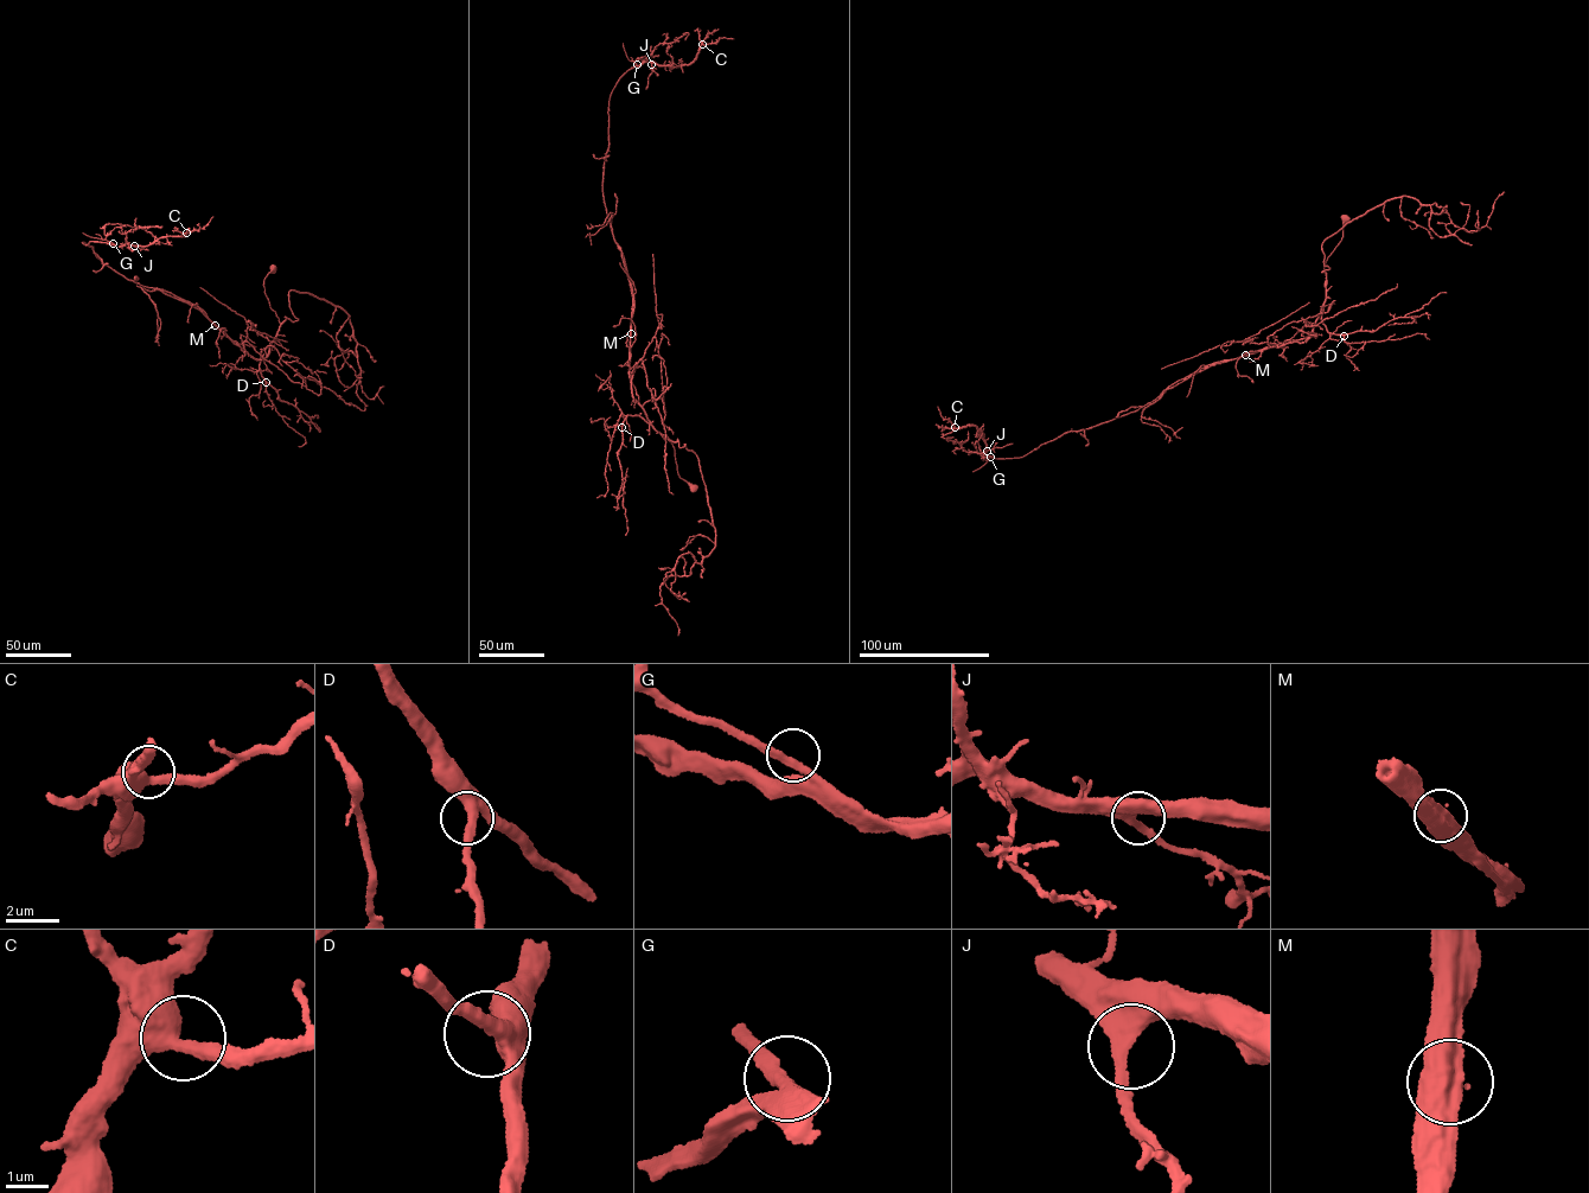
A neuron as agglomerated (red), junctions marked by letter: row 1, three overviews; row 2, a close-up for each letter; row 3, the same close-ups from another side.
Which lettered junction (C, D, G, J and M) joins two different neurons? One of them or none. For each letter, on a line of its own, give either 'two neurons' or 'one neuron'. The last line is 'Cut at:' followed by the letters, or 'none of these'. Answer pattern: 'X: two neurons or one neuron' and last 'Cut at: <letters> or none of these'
C: one neuron
D: one neuron
G: one neuron
J: one neuron
M: two neurons
Cut at: M

